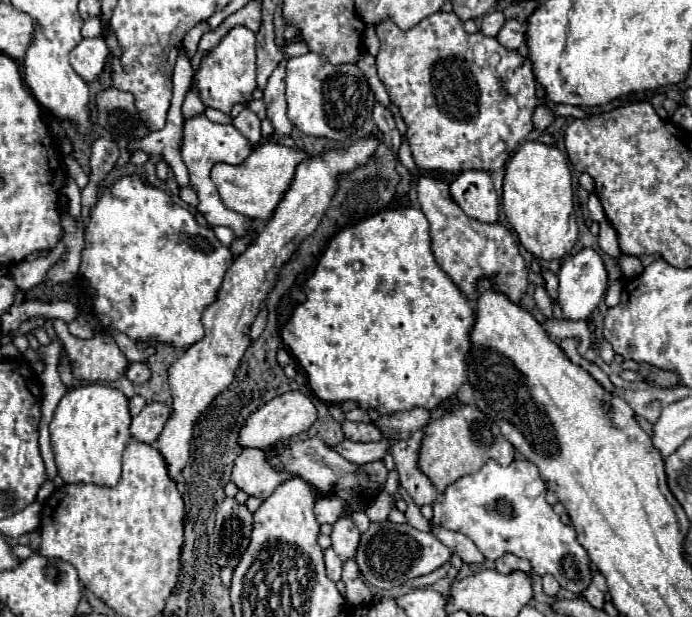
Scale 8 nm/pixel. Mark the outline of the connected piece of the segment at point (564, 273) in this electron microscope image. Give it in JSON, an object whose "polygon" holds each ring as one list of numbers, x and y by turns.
{"polygon":[[583,249,583,251,575,253,561,265,557,277,559,277,557,303,563,311,563,317,573,319,573,321,579,321,579,319,587,321,607,291,607,271,605,271,605,265,603,265,601,257,597,255,597,251]]}

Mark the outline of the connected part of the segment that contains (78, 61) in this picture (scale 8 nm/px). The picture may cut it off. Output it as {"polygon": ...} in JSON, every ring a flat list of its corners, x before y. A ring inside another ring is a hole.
{"polygon":[[101,37,83,39,69,53,69,63,73,65,77,75,81,75,89,83,103,71,107,53,109,53,109,49,107,49,107,45,105,45,105,41]]}

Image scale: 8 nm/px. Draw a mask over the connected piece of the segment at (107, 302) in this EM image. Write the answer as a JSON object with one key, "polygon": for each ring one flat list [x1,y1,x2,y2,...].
{"polygon":[[121,177,117,179,117,183,103,193,103,197,91,207,91,223,87,225,85,229,85,247,83,247,83,253,81,253,81,267,79,267,79,273,89,281,91,289,93,289,93,313,99,317,99,321,103,325,113,325,115,329,119,329,121,333,125,333,129,339,133,341,159,341,159,343,169,343,169,345,175,345,175,347,191,347,193,343,201,341,203,339,203,325,201,325,201,315,203,311,217,299,217,293,219,293,219,287,223,283,223,277,225,277,225,271,231,267,233,263,233,253,223,247,219,243,219,239,215,237,213,229,211,227,201,227,193,213,185,207,179,207,177,203,171,201,171,197,151,185,145,185,139,177]]}

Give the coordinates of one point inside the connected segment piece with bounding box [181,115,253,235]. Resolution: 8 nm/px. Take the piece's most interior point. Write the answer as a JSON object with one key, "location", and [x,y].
{"location":[204,143]}

